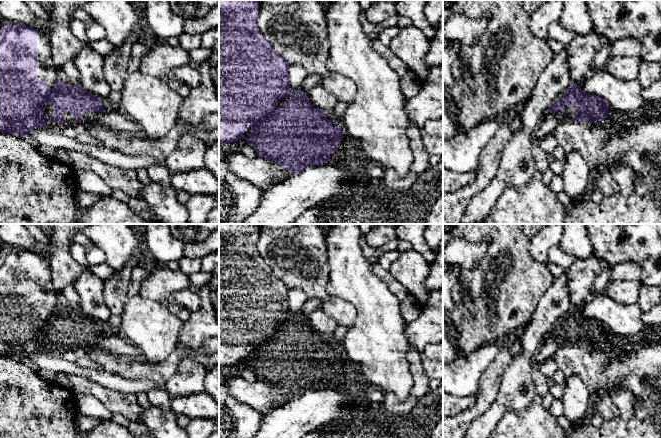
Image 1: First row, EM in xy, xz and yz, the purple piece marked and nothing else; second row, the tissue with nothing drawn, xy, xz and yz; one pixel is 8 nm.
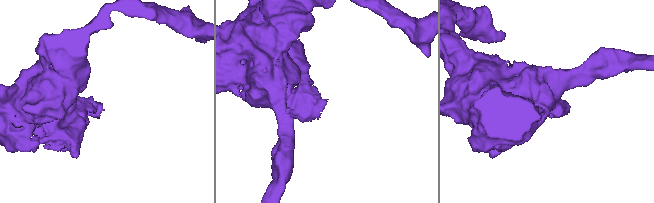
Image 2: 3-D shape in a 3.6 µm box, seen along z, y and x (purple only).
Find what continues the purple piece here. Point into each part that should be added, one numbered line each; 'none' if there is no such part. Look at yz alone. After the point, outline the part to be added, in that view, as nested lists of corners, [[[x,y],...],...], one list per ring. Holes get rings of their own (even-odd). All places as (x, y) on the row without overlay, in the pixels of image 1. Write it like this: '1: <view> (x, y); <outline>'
none

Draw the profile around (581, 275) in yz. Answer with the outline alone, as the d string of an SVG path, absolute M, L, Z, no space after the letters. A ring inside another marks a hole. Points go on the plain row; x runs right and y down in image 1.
M591 256L585 260L577 260L566 270L571 306L577 306L591 297L591 287L597 275L607 268L611 268L608 262Z

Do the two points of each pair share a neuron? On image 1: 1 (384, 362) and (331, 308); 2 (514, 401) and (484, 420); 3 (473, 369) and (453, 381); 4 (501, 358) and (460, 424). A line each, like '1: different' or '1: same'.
1: different
2: same
3: same
4: same

